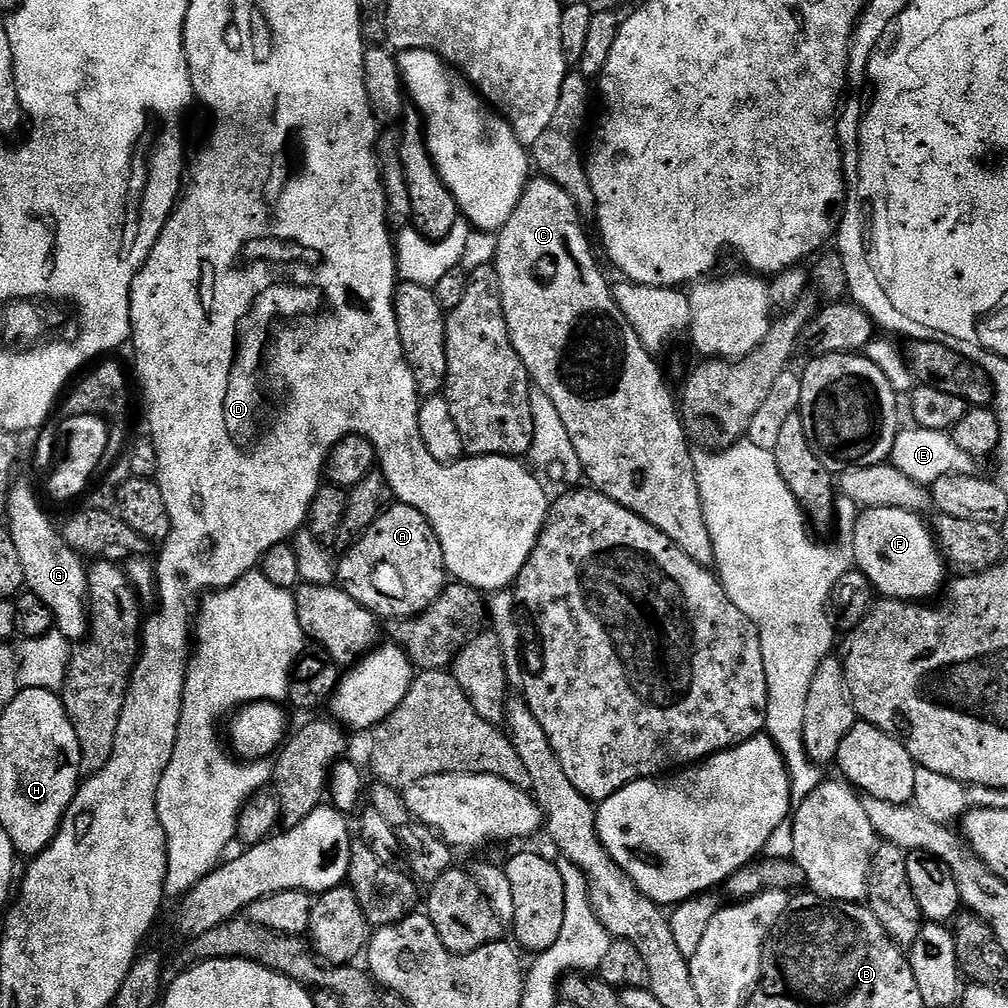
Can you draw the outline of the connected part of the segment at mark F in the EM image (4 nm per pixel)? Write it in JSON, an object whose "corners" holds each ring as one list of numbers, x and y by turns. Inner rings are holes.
{"corners":[[870,508,860,512,860,521,856,524,856,533,852,536,852,552,856,555,856,564,865,581,881,592,881,597,905,602,924,602,927,596,935,597,941,591,944,580,945,561,934,541,927,523,923,524,915,511,898,508]]}

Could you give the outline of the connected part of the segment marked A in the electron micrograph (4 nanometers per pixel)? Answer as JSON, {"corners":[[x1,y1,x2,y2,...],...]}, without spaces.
{"corners":[[399,502,385,507,384,511,380,513,380,517,360,535,359,540,339,559,339,587,350,598,354,598,354,602,368,608,377,618,407,620,410,616,416,616,420,612,426,611,446,587,446,569,442,547,440,547,439,540,431,528,431,522,418,510]]}

